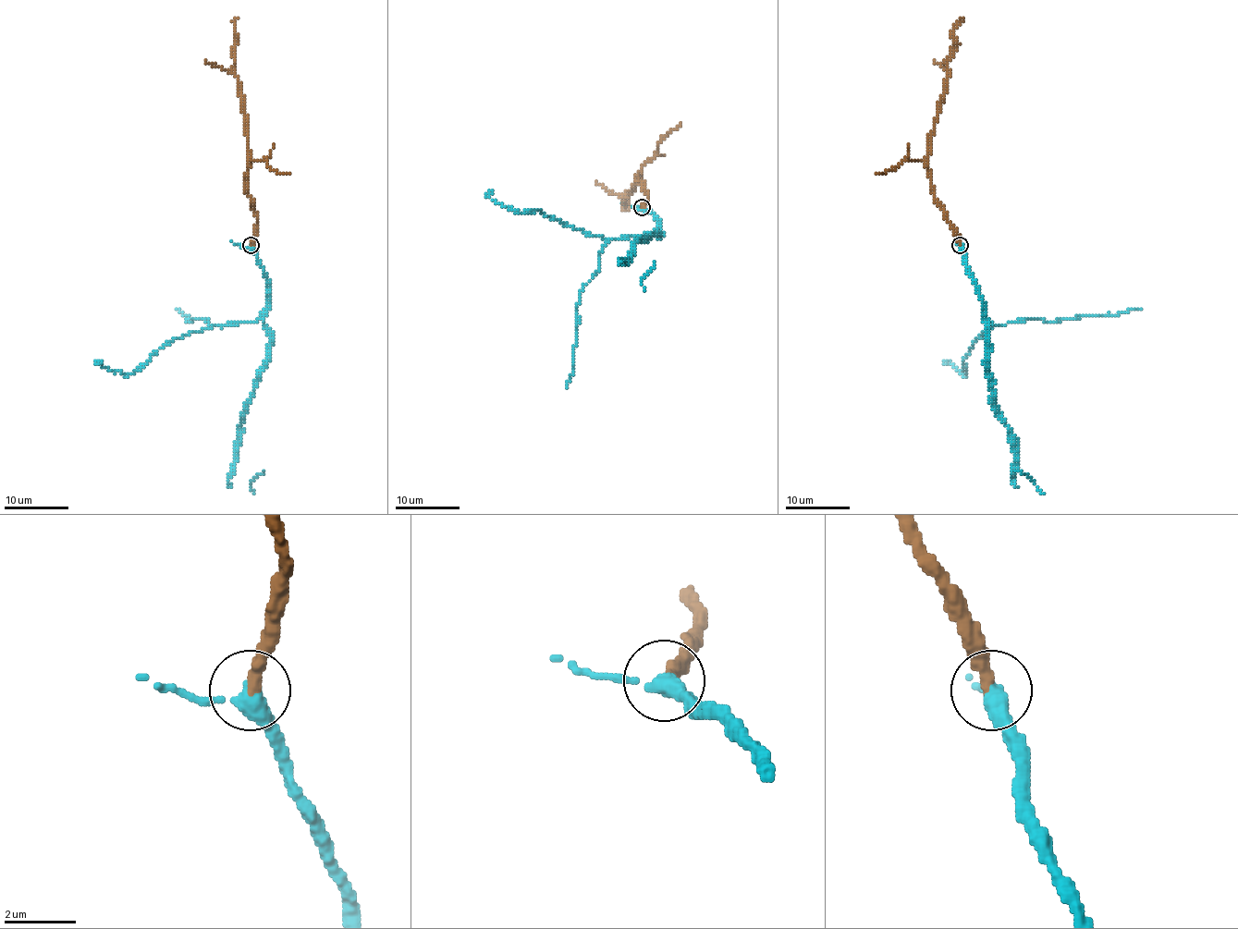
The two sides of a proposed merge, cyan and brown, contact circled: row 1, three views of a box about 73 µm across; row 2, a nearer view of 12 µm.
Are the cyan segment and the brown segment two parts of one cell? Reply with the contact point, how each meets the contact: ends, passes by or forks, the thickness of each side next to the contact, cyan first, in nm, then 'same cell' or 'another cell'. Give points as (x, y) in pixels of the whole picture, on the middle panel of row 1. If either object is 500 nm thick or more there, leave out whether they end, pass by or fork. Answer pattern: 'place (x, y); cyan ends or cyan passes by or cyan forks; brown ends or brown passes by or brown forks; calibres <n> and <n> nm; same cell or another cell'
place (642, 207); cyan passes by; brown ends; calibres 360 and 340 nm; same cell

